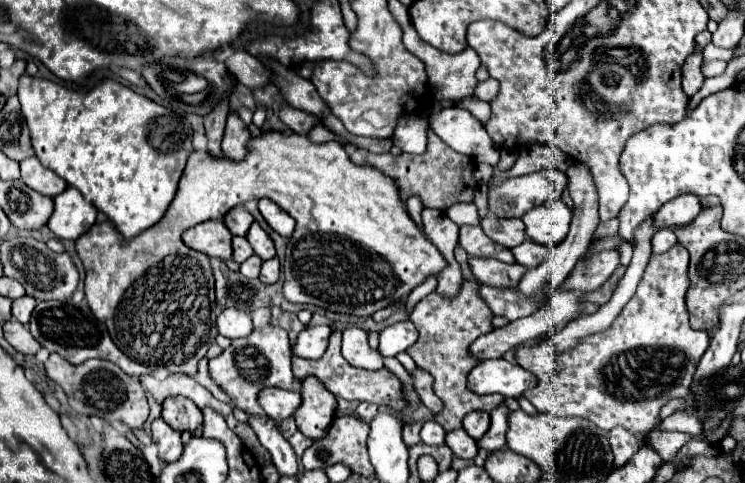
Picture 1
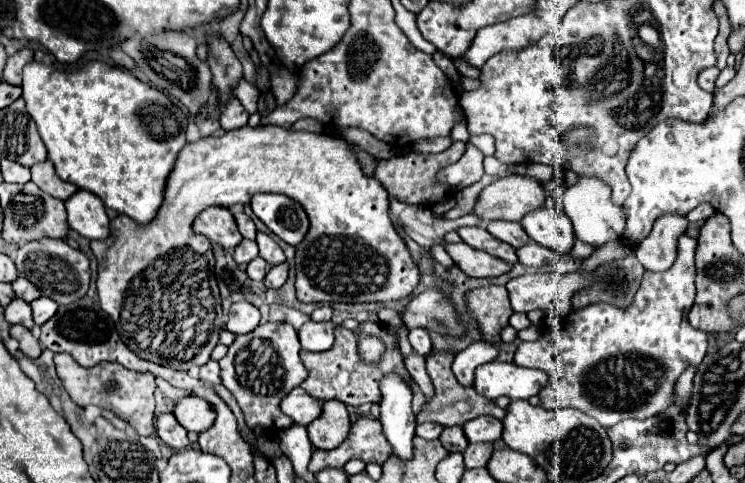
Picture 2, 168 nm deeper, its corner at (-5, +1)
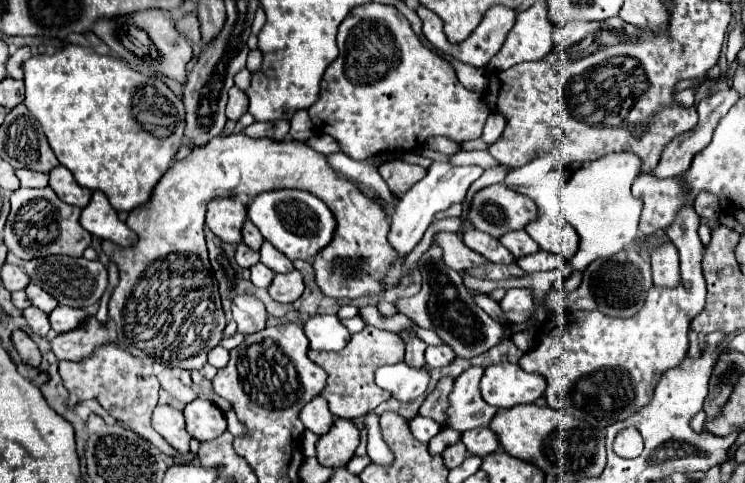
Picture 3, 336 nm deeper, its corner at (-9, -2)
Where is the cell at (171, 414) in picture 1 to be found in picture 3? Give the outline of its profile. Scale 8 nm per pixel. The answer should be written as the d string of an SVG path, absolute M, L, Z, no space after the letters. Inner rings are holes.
M199 397L191 403L187 403L183 413L185 413L185 423L187 423L189 435L199 441L215 439L217 435L221 435L227 429L227 419L225 419L223 411L207 399Z

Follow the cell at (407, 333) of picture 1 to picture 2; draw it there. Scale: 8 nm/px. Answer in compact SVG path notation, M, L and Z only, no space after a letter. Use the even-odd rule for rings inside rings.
M419 328L409 330L409 342L411 342L413 350L415 350L417 354L421 354L421 356L427 356L427 354L433 350L433 342L431 342L429 332L419 330Z

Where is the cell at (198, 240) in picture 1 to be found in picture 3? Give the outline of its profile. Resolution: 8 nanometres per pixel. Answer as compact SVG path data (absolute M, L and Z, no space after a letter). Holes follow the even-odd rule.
M213 199L207 207L207 227L225 243L241 243L241 227L247 219L247 207L235 199Z

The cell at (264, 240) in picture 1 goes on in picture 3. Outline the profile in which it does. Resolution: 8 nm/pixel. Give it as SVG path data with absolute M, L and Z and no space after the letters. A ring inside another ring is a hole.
M263 241L259 253L261 253L261 263L275 273L289 273L293 269L293 263L281 251L277 251L269 241Z

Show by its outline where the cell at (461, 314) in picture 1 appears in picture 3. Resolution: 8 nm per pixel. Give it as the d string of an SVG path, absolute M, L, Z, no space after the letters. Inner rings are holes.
M441 377L437 387L423 401L423 405L419 409L419 415L431 417L441 427L445 427L445 423L447 423L447 405L449 405L451 391L453 391L453 379L451 377Z

